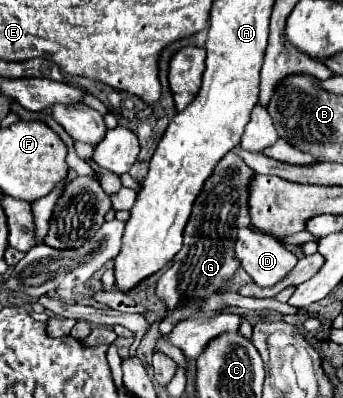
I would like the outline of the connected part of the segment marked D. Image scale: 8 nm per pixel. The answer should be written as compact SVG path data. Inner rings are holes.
M252 228L238 230L236 258L242 262L242 268L250 274L250 278L262 288L282 282L298 264L298 258L288 252L282 242L254 232Z

